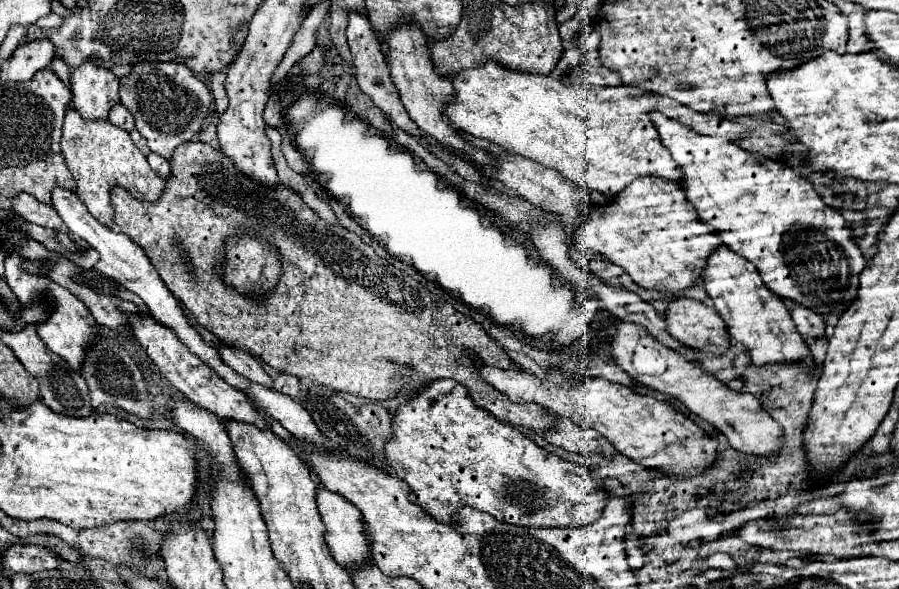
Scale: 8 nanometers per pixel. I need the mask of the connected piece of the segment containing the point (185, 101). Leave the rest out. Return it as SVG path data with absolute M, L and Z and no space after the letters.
M137 62L129 76L119 80L121 104L135 116L135 128L147 138L151 152L171 158L175 146L193 140L209 116L211 92L181 62Z

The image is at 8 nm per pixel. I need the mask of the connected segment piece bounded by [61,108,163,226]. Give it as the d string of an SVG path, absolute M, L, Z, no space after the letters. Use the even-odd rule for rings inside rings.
M69 108L65 116L61 154L77 182L75 194L81 198L87 210L105 226L113 224L109 192L115 184L127 188L139 200L157 200L163 190L163 180L151 170L147 158L133 144L129 132L107 120L85 120L75 108Z

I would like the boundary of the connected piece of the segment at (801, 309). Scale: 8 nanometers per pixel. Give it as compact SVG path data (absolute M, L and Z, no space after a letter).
M785 300L785 304L789 306L791 318L803 336L811 336L811 338L825 336L825 320L819 314L815 314L805 306L799 306L799 302L793 300Z

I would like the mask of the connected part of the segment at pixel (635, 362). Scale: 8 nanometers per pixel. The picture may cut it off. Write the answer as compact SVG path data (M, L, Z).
M613 318L611 322L615 324L615 340L609 340L611 358L635 382L655 388L673 398L679 398L693 414L697 414L699 418L715 426L719 432L723 432L735 450L759 456L777 454L783 440L783 428L761 408L759 400L753 394L735 392L727 388L721 380L703 370L699 364L689 362L679 352L663 346L645 330L645 326L637 322L625 322L619 318Z

